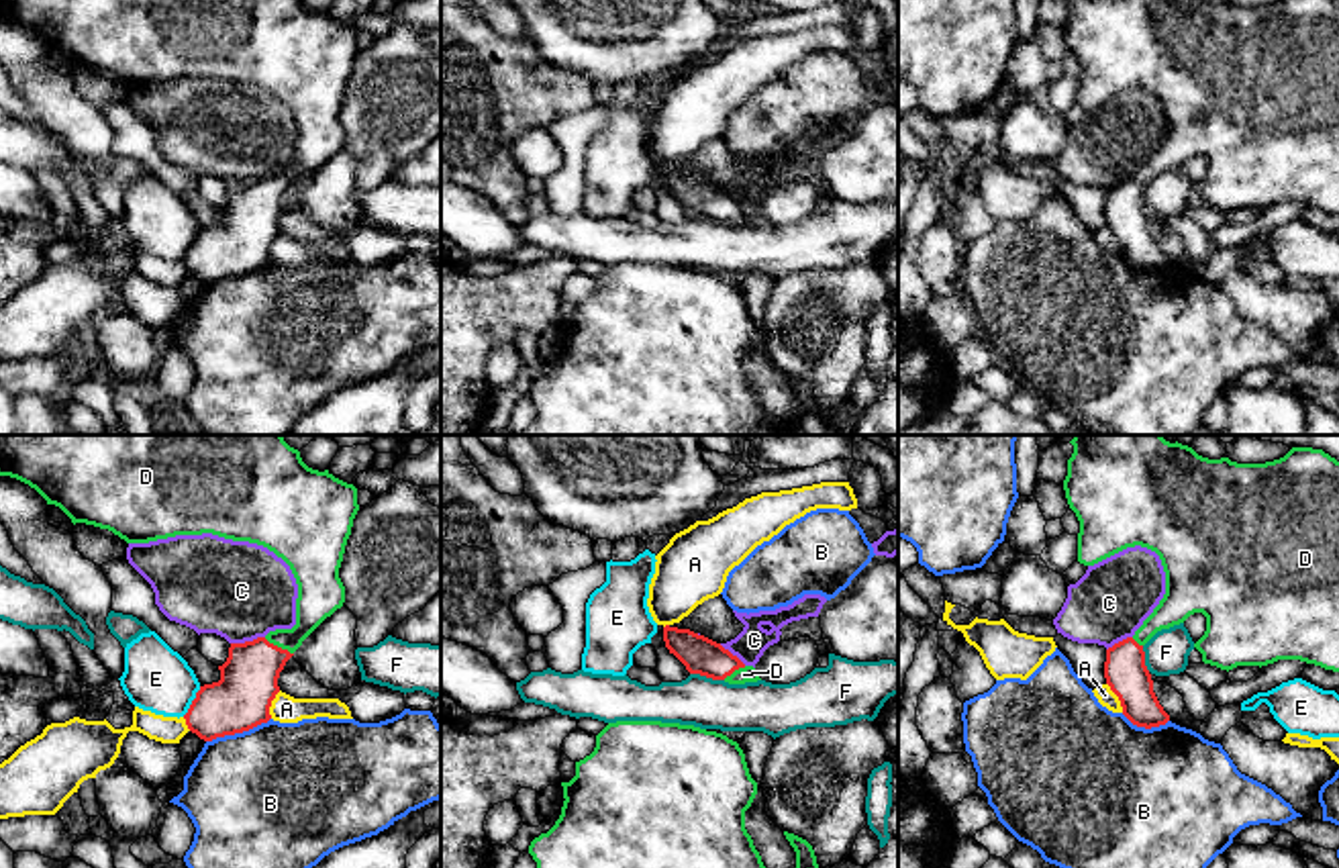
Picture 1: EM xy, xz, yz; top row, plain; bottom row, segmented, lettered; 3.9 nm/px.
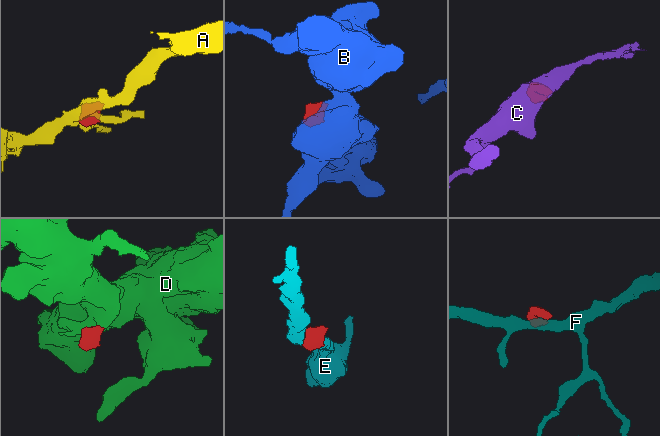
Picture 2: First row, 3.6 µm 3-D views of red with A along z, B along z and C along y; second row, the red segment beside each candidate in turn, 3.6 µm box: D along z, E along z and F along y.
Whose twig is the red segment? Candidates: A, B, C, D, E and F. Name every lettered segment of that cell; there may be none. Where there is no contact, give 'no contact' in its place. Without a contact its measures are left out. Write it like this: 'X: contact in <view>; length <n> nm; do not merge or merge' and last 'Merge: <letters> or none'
A: contact in yz; length 140 nm; do not merge
B: contact in xy; length 280 nm; do not merge
C: contact in xy; length 140 nm; do not merge
D: contact in xy; length 140 nm; merge
E: contact in xy; length 140 nm; do not merge
F: contact in xz; length 140 nm; do not merge
Merge: D

